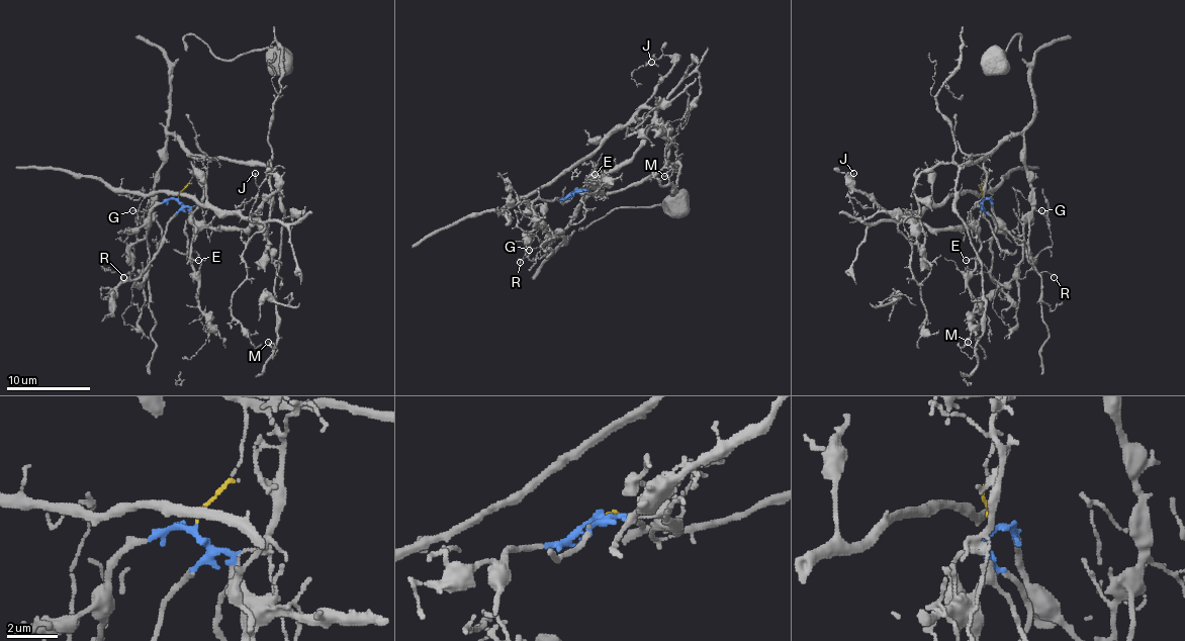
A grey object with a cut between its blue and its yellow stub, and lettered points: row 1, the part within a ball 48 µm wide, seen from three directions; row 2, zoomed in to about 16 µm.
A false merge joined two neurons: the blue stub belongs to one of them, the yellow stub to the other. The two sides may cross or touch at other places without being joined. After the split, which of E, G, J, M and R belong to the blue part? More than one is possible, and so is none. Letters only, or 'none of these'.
E, J, R

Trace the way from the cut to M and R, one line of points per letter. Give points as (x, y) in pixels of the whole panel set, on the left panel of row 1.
M: (178, 195), (192, 177), (196, 160), (257, 162), (276, 175), (284, 216), (272, 357), (276, 350), (268, 342)
R: (178, 197), (153, 208), (147, 236), (129, 248), (129, 273), (123, 277)

